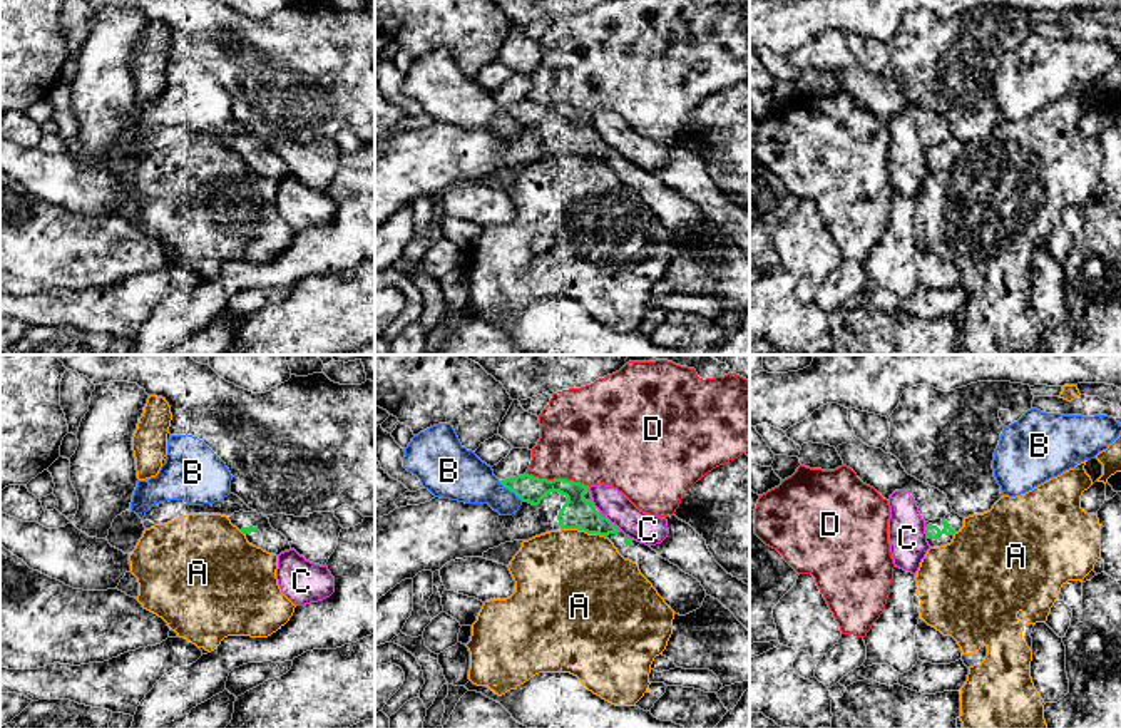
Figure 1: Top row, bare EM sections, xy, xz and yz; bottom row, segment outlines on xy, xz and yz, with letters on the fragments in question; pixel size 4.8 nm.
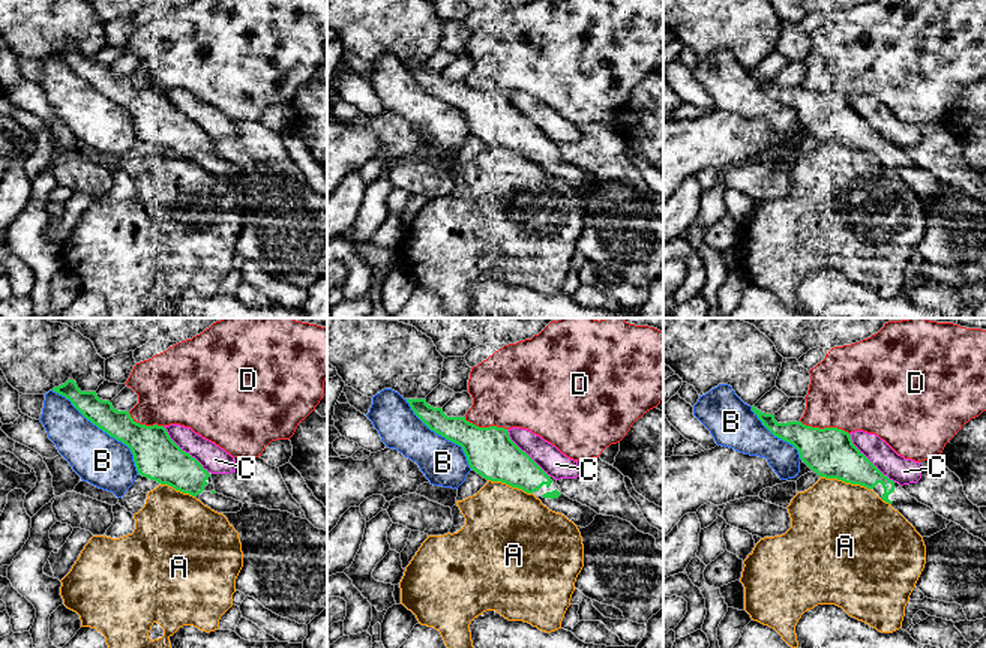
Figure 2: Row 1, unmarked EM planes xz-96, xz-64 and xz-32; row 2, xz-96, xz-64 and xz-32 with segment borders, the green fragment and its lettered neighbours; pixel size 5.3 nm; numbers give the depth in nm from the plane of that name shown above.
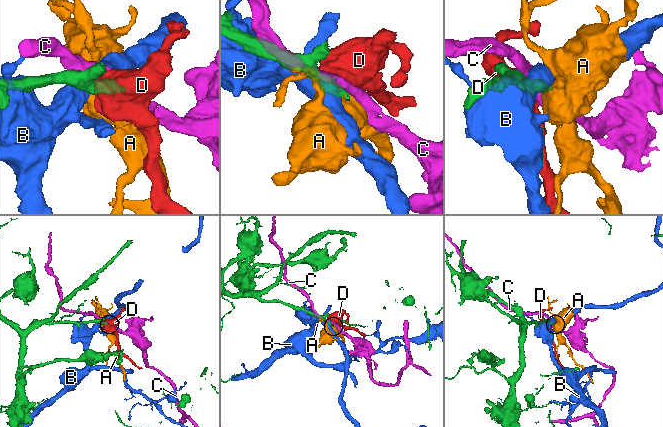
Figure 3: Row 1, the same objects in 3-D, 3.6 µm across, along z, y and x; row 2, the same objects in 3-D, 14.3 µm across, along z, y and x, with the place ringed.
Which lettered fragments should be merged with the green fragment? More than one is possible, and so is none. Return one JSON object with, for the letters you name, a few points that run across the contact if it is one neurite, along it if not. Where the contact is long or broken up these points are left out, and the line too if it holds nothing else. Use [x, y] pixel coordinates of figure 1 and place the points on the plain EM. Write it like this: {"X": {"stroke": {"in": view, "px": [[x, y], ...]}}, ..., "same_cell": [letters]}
{"same_cell": []}

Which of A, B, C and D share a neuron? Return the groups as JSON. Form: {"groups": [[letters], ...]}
{"groups": [["A"], ["B"], ["C"], ["D"]]}

